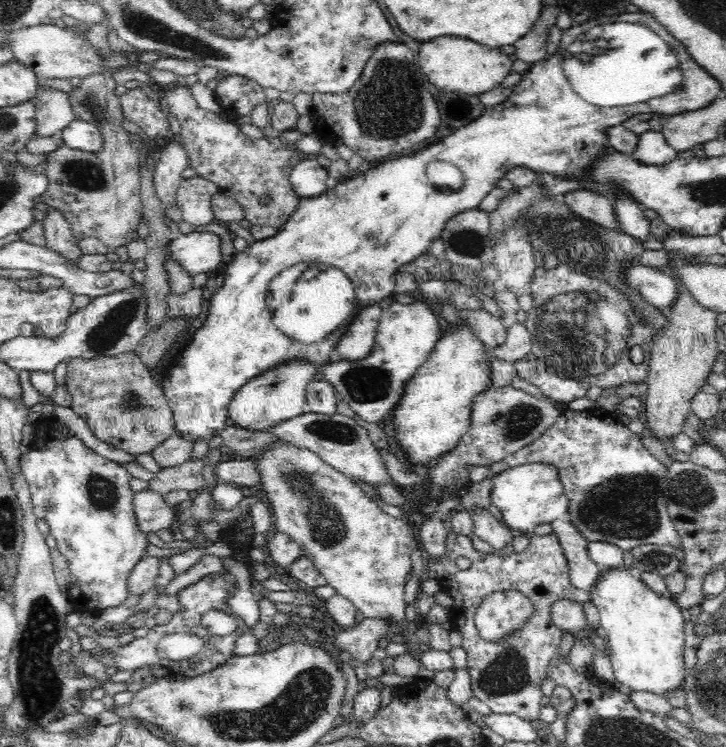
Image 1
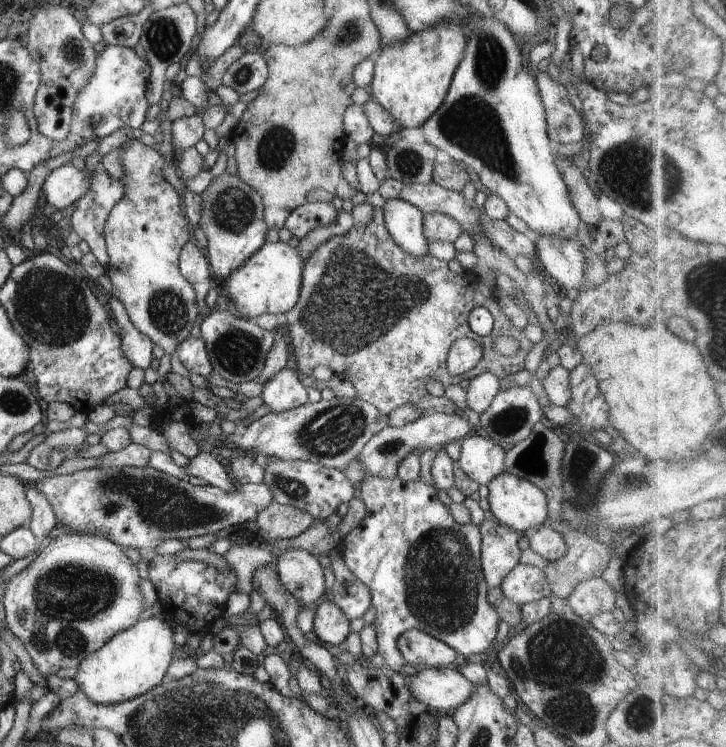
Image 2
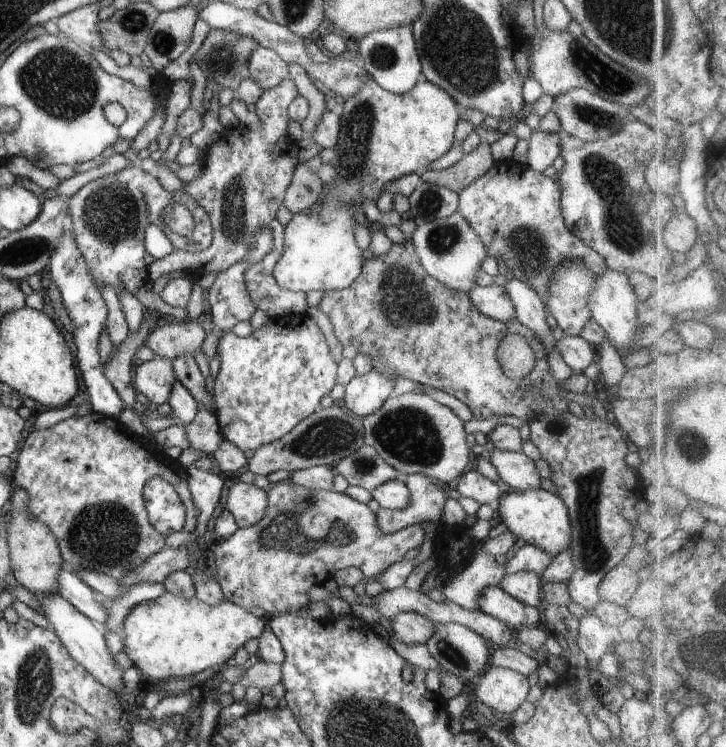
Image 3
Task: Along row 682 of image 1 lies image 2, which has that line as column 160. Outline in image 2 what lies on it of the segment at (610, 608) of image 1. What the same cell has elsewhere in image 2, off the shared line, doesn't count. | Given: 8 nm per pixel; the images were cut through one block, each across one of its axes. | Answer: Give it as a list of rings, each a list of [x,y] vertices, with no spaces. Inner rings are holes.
[[[152,617],[138,621],[130,629],[110,638],[101,649],[84,659],[76,672],[71,672],[71,678],[92,702],[119,704],[141,696],[161,684],[175,658],[174,650],[178,648],[170,621],[167,619],[164,622]]]

